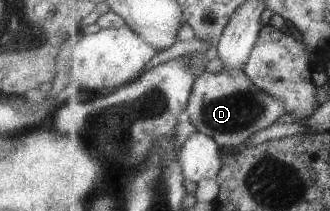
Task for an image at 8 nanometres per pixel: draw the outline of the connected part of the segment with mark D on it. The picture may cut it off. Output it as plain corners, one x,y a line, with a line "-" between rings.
241,70
222,71
220,73
203,72
192,85
190,100
188,101
189,117
197,126
199,132
212,137
223,148
247,144
255,133
276,123
277,117
286,114
284,101
263,90

